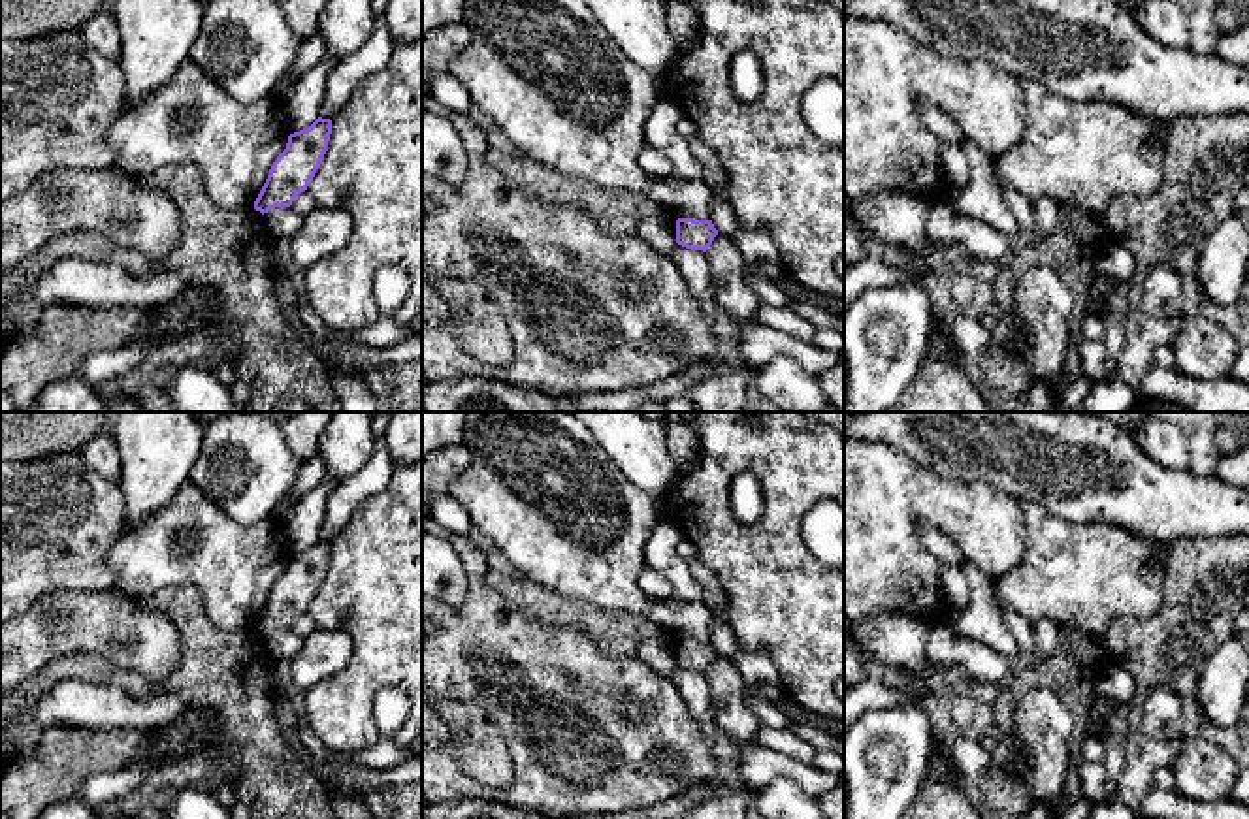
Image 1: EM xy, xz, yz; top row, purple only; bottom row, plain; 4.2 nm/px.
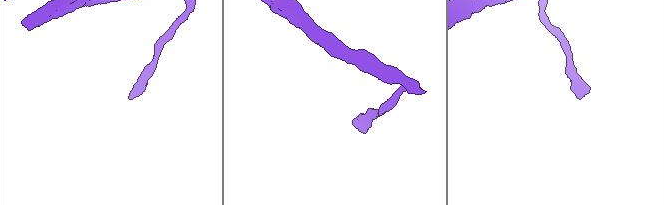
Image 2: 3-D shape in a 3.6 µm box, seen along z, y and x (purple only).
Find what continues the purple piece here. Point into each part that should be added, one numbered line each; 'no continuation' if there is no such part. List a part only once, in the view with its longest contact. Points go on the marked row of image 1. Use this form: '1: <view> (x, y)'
no continuation

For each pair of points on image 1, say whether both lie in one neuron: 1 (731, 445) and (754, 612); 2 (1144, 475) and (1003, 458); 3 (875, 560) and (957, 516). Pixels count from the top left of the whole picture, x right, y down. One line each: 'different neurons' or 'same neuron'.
1: same neuron
2: same neuron
3: same neuron

